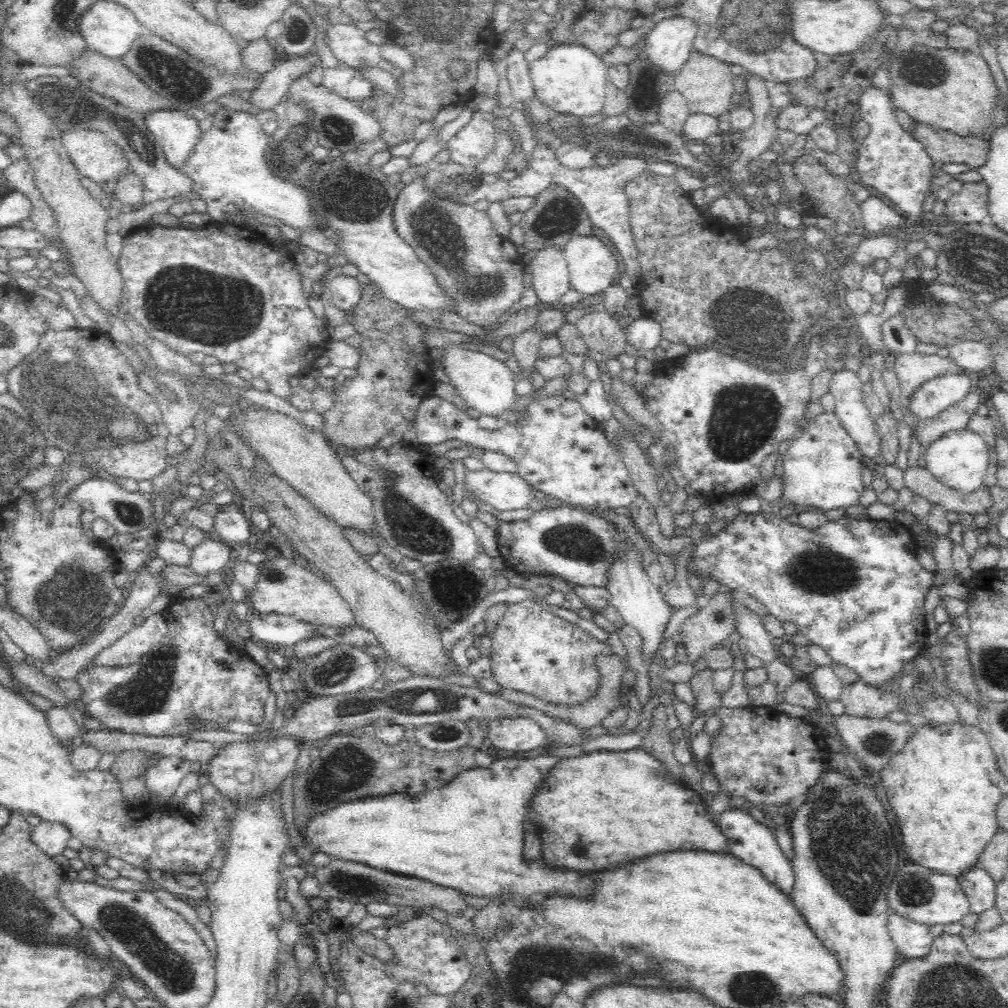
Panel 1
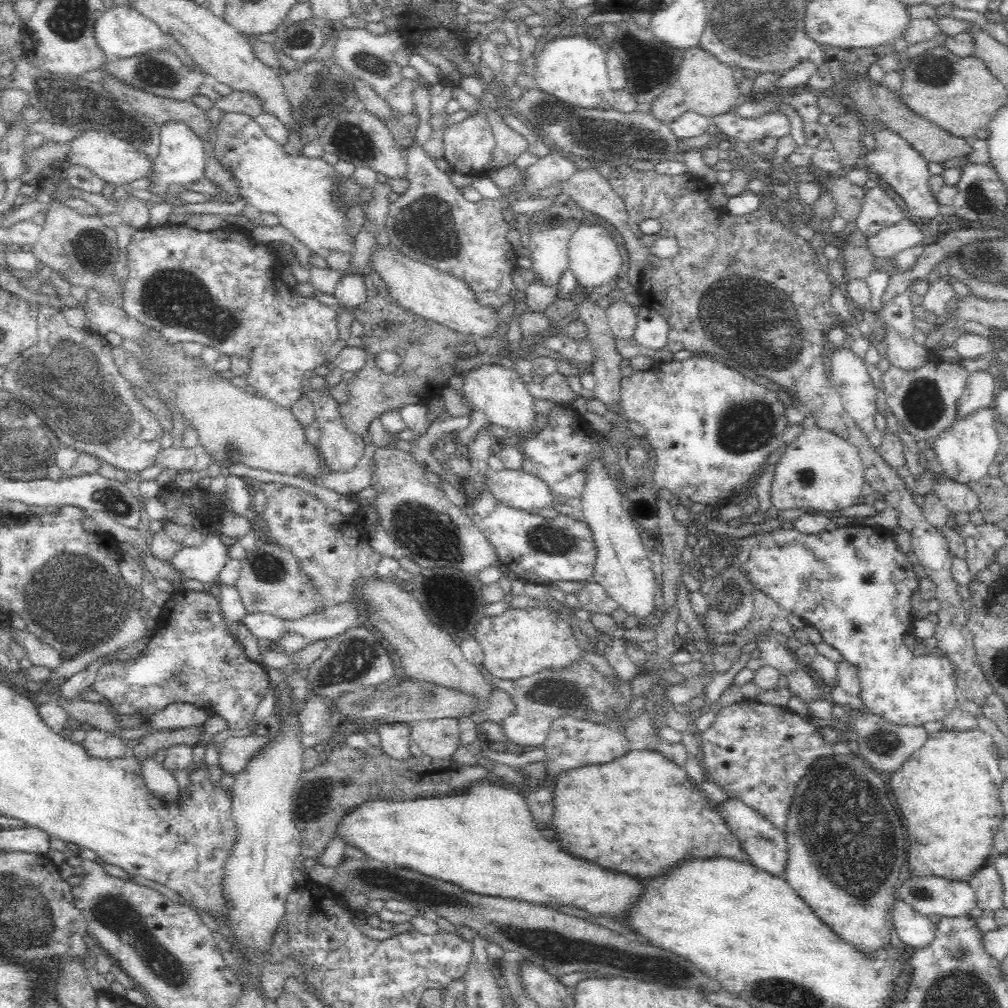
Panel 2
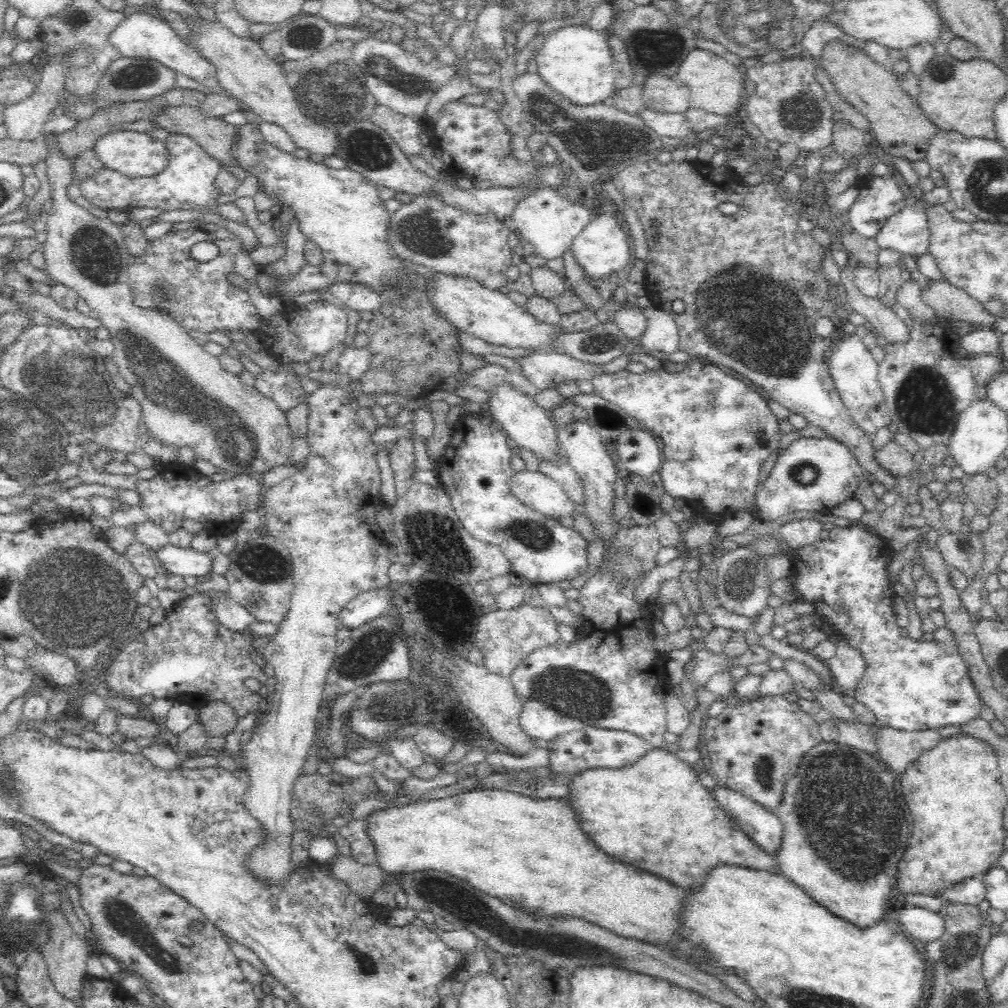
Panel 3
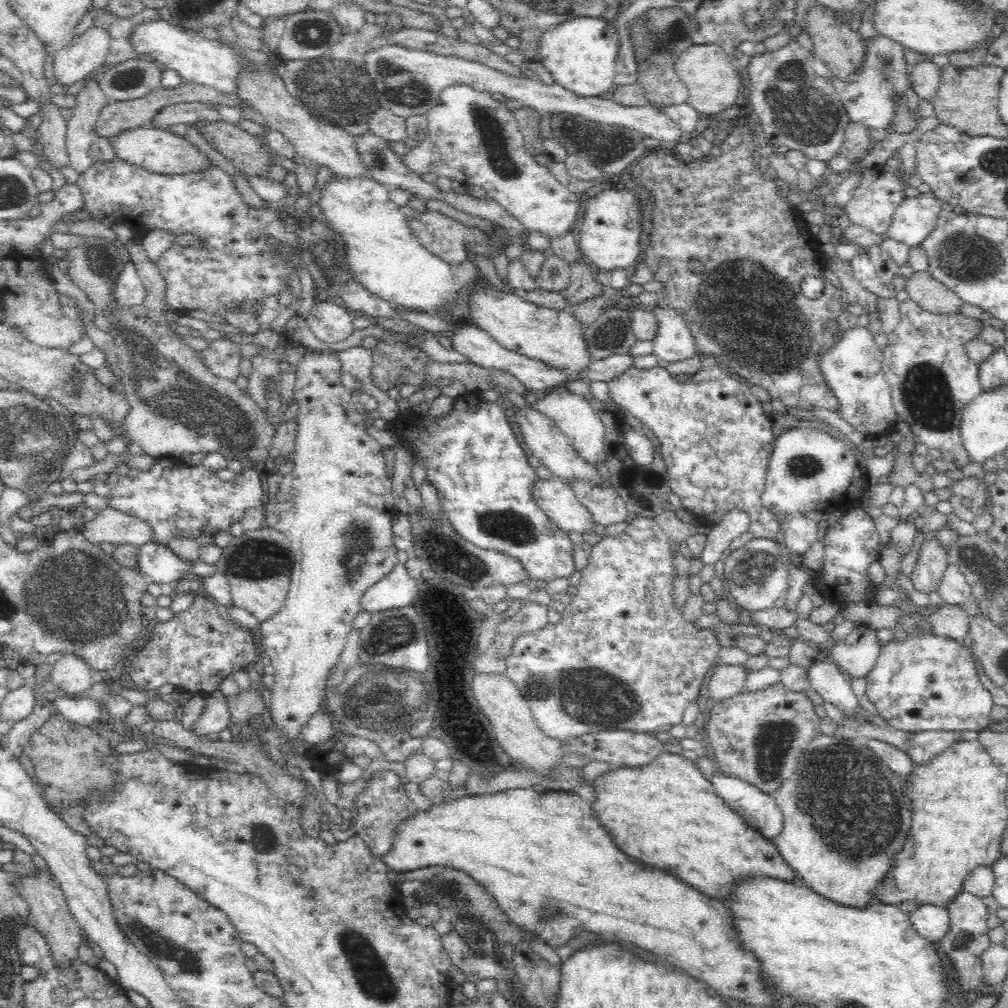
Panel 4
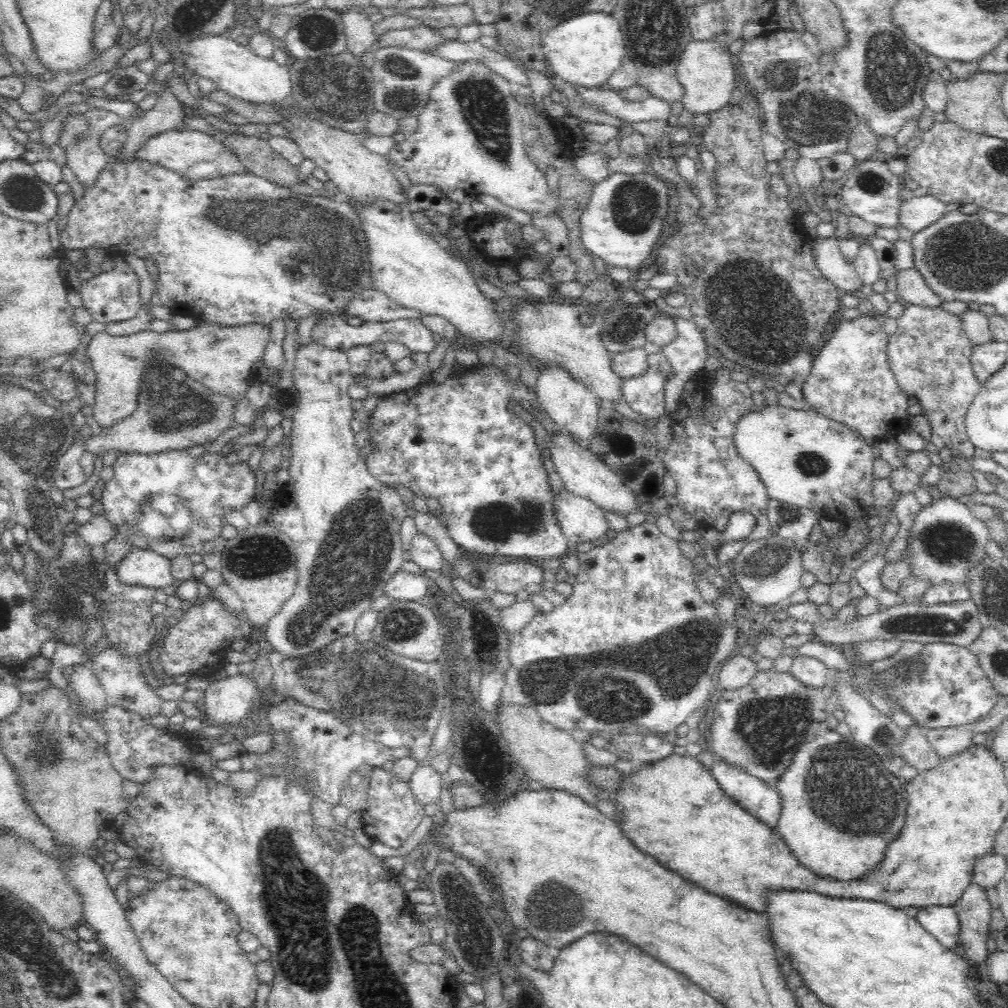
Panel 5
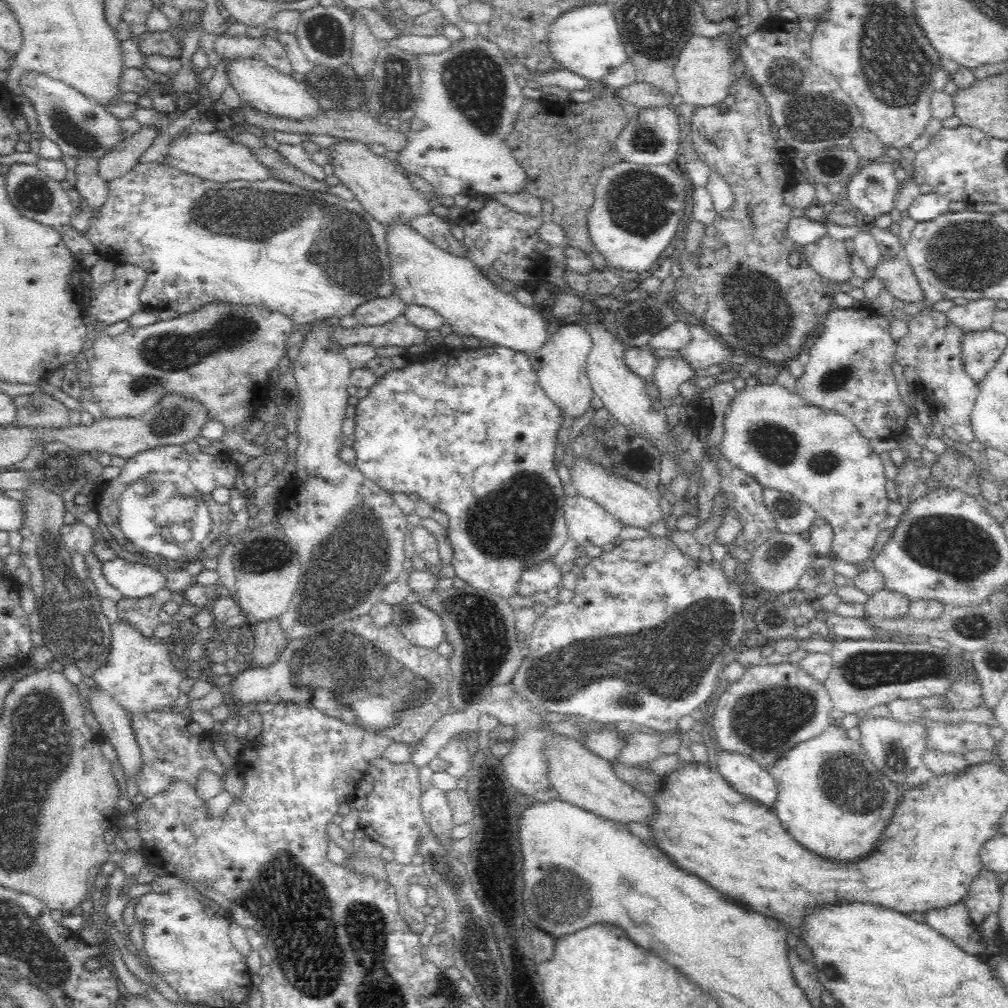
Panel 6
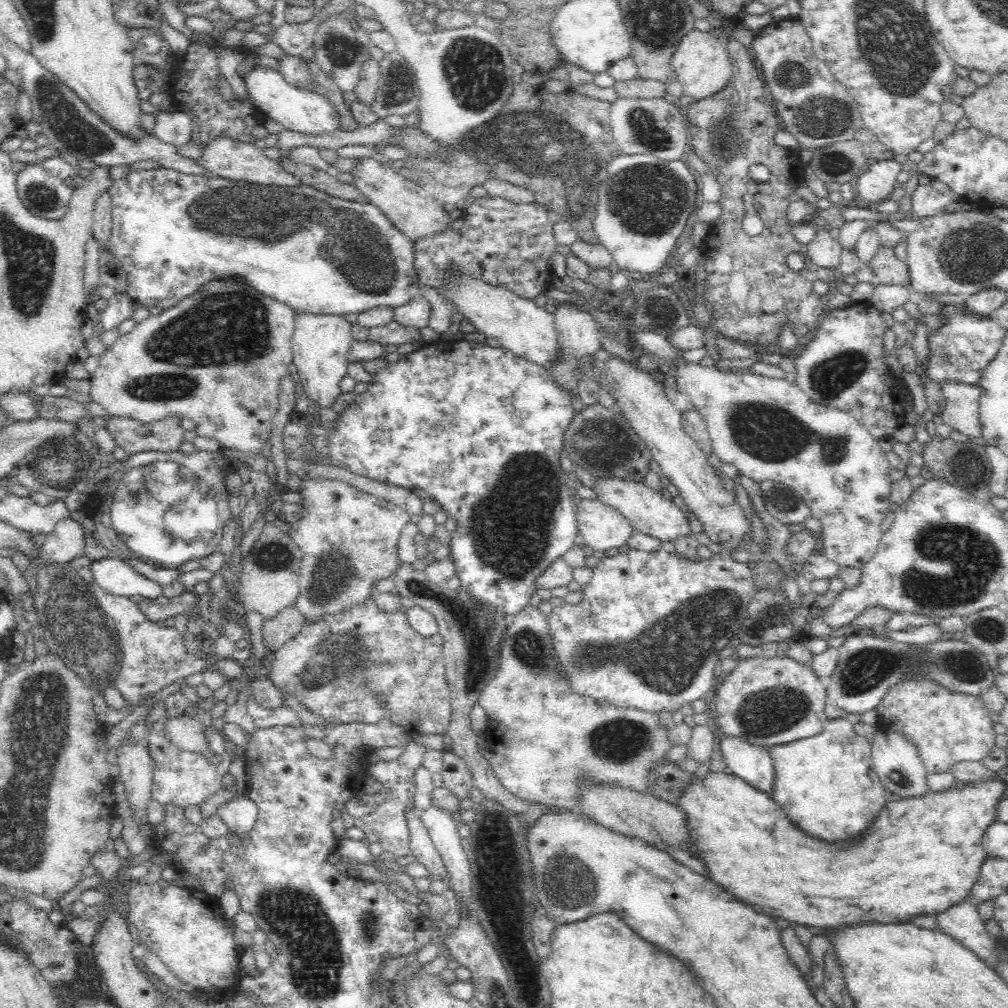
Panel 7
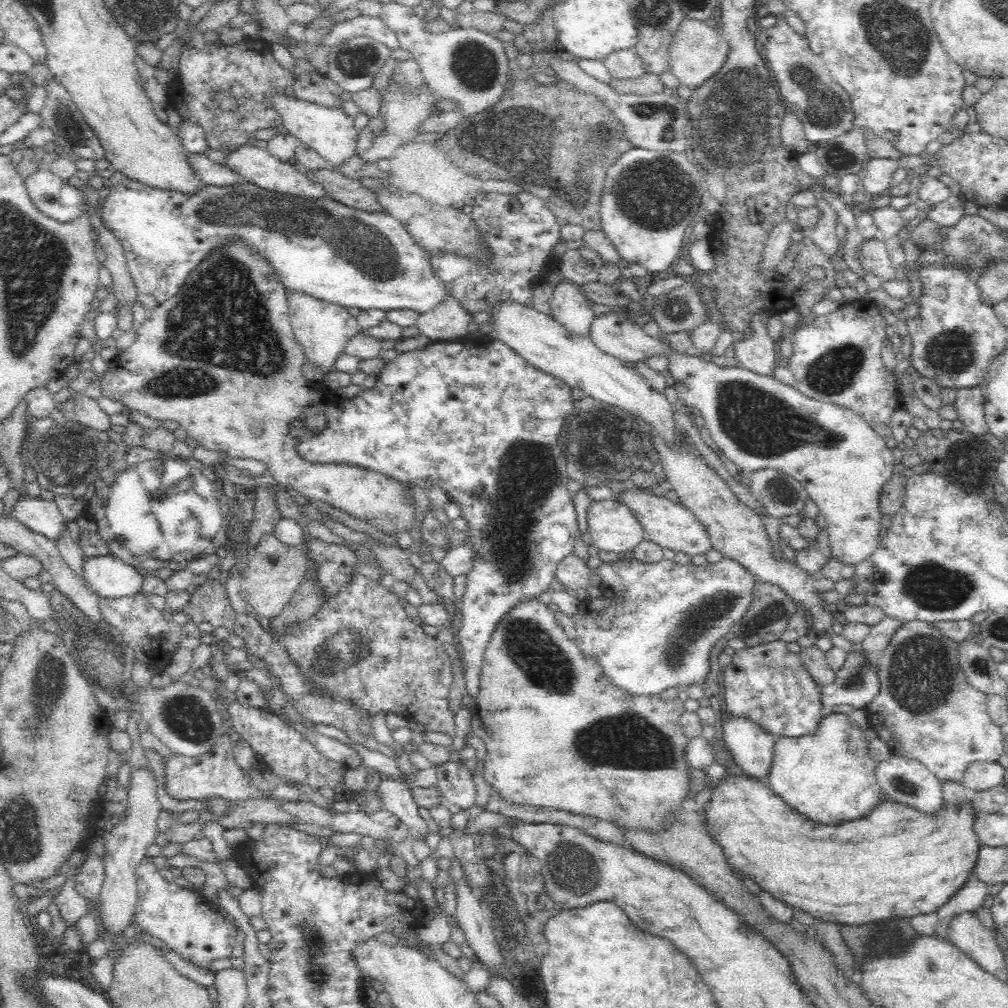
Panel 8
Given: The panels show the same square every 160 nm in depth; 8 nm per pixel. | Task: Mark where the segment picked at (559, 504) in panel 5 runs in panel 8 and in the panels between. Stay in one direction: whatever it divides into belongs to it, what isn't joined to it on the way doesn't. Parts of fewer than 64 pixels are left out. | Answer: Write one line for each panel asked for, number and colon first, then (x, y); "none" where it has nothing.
6: (588, 523)
7: (602, 528)
8: (612, 528)

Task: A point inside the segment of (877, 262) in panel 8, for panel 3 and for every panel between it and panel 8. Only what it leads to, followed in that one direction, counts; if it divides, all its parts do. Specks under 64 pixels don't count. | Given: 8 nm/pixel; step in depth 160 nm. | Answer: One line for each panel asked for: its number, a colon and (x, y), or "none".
3: (950, 302)
4: (931, 295)
5: (911, 287)
6: (898, 278)
7: (889, 270)

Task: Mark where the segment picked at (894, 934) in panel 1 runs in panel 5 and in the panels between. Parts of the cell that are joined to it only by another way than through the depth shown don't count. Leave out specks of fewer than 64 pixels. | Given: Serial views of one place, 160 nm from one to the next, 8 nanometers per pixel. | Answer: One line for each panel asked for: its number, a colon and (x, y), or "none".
2: (914, 930)
3: (921, 924)
4: (931, 922)
5: (941, 922)

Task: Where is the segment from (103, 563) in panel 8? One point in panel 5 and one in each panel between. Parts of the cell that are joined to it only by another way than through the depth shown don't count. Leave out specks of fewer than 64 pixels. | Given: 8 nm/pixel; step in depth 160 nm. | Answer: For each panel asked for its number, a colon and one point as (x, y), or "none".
5: (147, 567)
6: (133, 579)
7: (118, 578)

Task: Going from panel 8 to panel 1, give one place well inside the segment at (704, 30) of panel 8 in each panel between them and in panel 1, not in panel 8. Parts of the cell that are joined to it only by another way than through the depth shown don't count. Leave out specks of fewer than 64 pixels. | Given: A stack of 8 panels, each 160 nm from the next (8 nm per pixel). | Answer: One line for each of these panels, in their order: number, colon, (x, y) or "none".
1: (705, 82)
2: (710, 88)
3: (716, 86)
4: (711, 75)
5: (704, 68)
6: (703, 70)
7: (701, 63)

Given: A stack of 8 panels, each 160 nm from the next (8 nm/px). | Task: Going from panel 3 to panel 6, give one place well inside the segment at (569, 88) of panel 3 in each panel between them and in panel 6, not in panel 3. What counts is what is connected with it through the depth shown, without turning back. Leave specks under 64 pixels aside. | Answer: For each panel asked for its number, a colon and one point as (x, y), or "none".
4: (580, 53)
5: (586, 50)
6: (586, 41)

